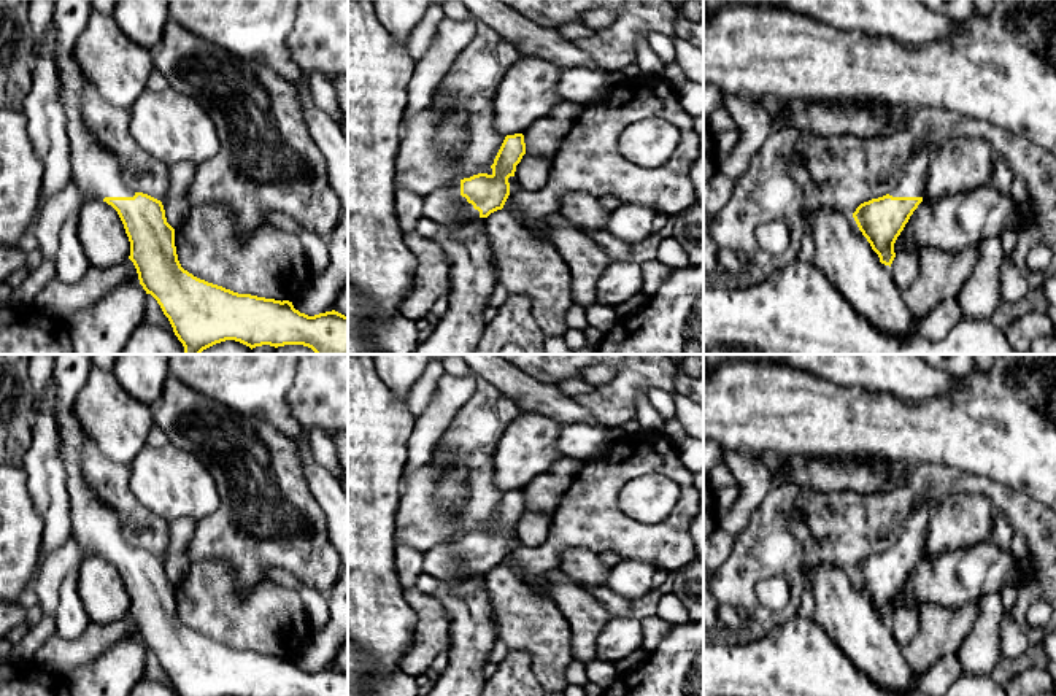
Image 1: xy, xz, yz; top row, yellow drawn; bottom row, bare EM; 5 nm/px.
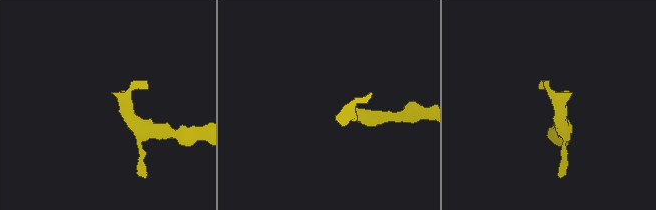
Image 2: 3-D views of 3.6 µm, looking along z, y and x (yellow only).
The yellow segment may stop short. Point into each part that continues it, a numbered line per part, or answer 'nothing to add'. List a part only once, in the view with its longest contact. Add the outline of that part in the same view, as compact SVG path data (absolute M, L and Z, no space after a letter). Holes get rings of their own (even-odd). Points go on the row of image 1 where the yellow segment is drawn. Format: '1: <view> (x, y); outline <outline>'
1: xz (443, 204); outline M457 181L424 195L422 216L443 224L459 216L480 216L480 211L461 195L461 181Z

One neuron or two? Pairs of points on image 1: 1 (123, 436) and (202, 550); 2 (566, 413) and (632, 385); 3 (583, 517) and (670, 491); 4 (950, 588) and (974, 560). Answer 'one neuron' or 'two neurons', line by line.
1: two neurons
2: two neurons
3: two neurons
4: one neuron

